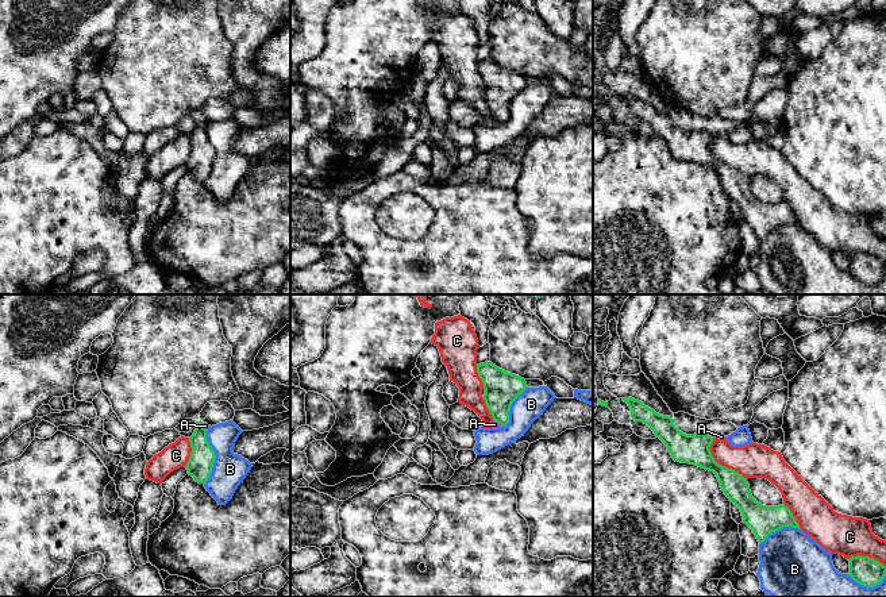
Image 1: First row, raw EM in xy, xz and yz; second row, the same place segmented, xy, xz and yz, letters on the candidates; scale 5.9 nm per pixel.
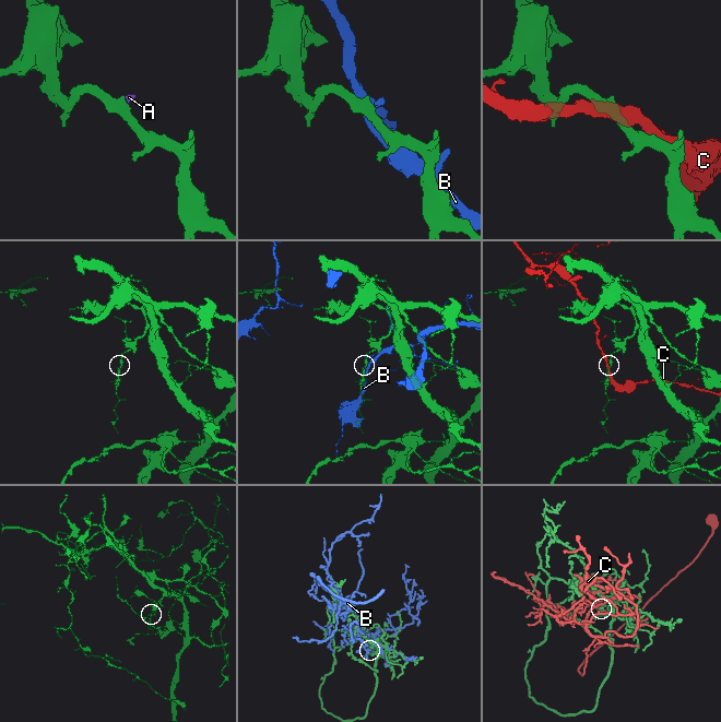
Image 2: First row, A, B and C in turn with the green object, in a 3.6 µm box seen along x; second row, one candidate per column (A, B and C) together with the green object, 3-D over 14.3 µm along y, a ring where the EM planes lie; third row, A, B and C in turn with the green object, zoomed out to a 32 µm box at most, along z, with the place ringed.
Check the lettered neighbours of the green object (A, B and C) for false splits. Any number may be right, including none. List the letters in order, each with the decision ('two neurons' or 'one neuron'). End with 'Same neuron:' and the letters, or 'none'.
A: two neurons
B: two neurons
C: two neurons
Same neuron: none

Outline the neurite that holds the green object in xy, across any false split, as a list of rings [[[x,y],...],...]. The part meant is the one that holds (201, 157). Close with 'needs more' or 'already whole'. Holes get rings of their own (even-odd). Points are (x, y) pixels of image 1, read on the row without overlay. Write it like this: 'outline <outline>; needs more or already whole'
outline [[[196,119],[196,127],[189,135],[192,150],[186,161],[188,172],[199,181],[205,181],[212,170],[215,149],[207,138],[207,127],[203,119]]]; already whole

